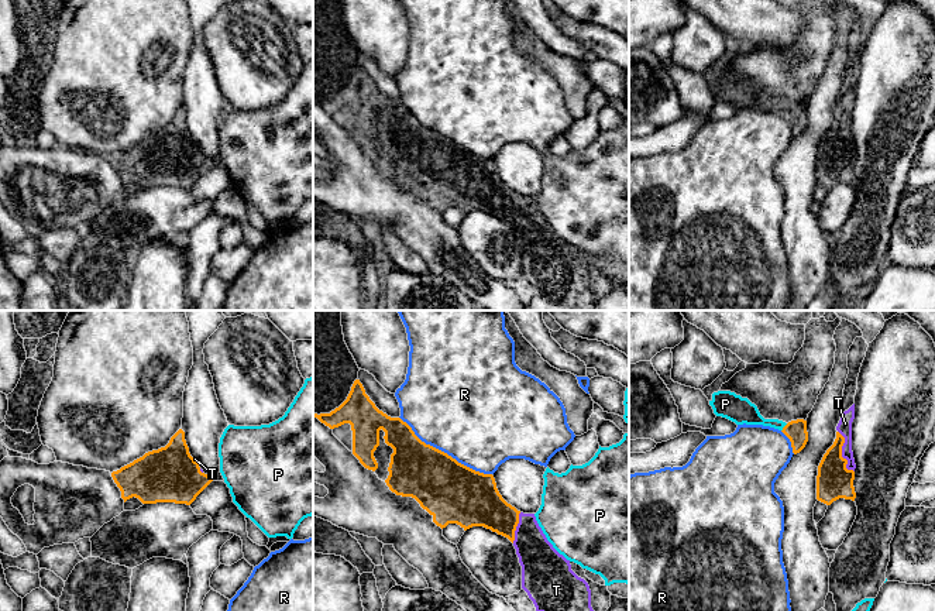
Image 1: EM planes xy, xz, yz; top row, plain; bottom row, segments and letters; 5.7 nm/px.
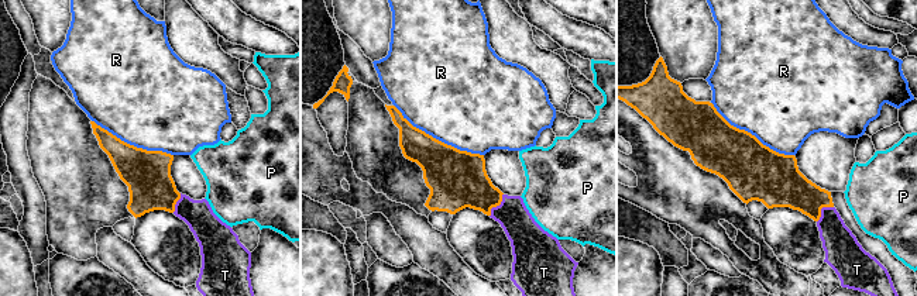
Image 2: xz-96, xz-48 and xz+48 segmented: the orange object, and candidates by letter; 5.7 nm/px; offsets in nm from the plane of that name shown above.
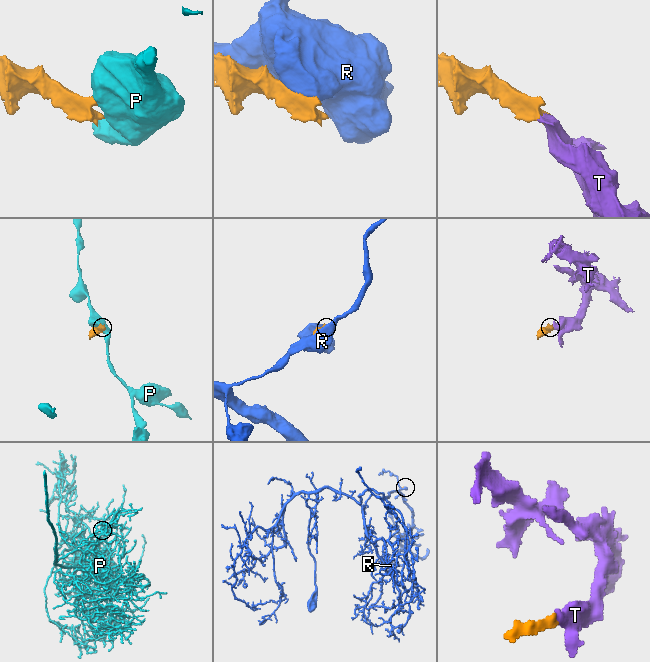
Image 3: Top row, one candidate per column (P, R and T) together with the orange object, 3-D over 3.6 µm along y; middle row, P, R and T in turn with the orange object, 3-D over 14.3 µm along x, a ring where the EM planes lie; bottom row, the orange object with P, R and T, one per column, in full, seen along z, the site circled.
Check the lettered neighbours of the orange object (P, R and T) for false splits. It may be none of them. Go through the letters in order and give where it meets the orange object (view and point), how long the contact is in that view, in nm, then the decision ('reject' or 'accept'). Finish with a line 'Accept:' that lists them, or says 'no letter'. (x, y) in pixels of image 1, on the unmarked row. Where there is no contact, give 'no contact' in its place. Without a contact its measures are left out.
P: yz (783, 112) | 60 nm | reject
R: xz (443, 136) | 600 nm | reject
T: yz (841, 137) | 260 nm | accept
Accept: T

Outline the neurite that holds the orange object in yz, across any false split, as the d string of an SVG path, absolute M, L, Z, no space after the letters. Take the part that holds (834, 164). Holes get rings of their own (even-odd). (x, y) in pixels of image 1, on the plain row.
M855 87L842 97L836 123L824 138L817 159L817 183L831 189L839 182L855 185L855 143L852 135L852 106Z

